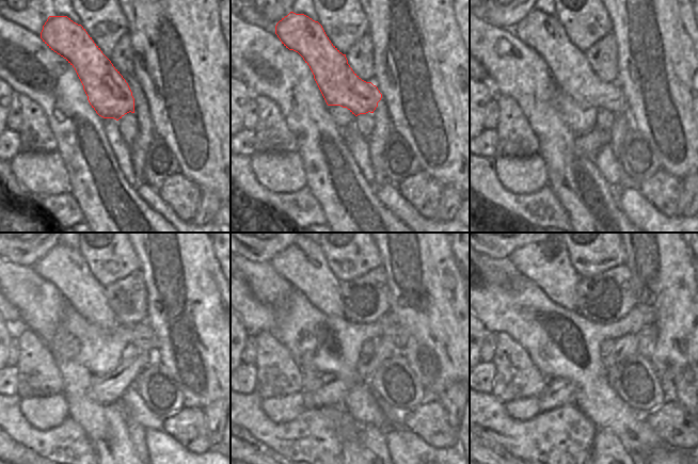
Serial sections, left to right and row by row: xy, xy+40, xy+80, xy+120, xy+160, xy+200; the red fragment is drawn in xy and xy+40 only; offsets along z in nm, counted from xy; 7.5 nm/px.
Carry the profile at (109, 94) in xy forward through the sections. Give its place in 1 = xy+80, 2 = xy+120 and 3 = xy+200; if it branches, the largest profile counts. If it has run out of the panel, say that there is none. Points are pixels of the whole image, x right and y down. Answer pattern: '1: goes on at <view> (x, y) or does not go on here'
1: goes on at xy+80 (542, 32)
2: goes on at xy+120 (65, 268)
3: goes on at xy+200 (544, 260)

